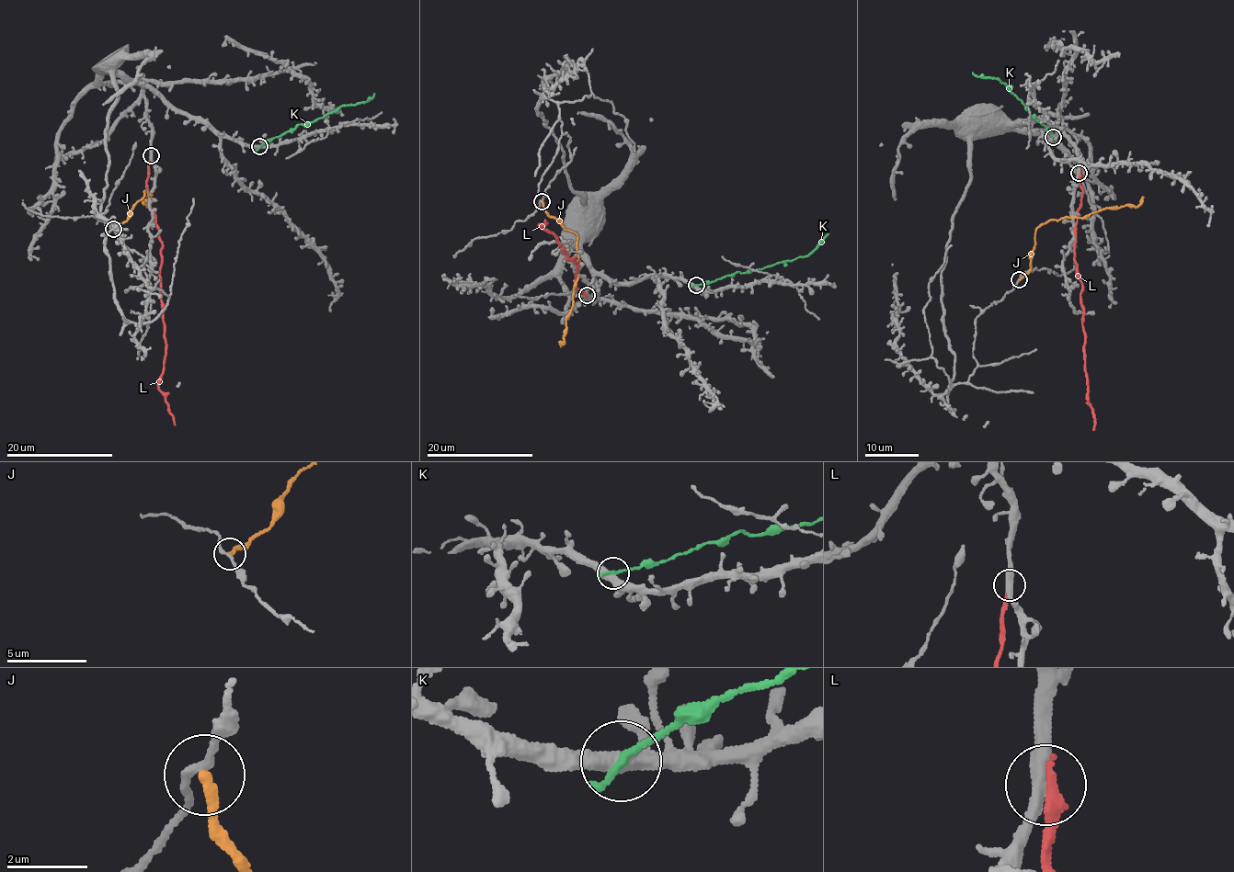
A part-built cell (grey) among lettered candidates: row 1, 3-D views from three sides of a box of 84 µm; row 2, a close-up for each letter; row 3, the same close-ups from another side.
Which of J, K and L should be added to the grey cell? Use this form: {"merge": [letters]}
{"merge": []}

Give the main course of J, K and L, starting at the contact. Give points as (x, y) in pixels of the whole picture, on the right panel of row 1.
J: (1019, 279), (1031, 268), (1035, 230), (1042, 224), (1138, 206), (1143, 196)
K: (1053, 137), (999, 79), (973, 72)
L: (1079, 174), (1081, 190), (1074, 257), (1077, 276), (1082, 285), (1085, 370), (1088, 402), (1093, 414), (1092, 430)

